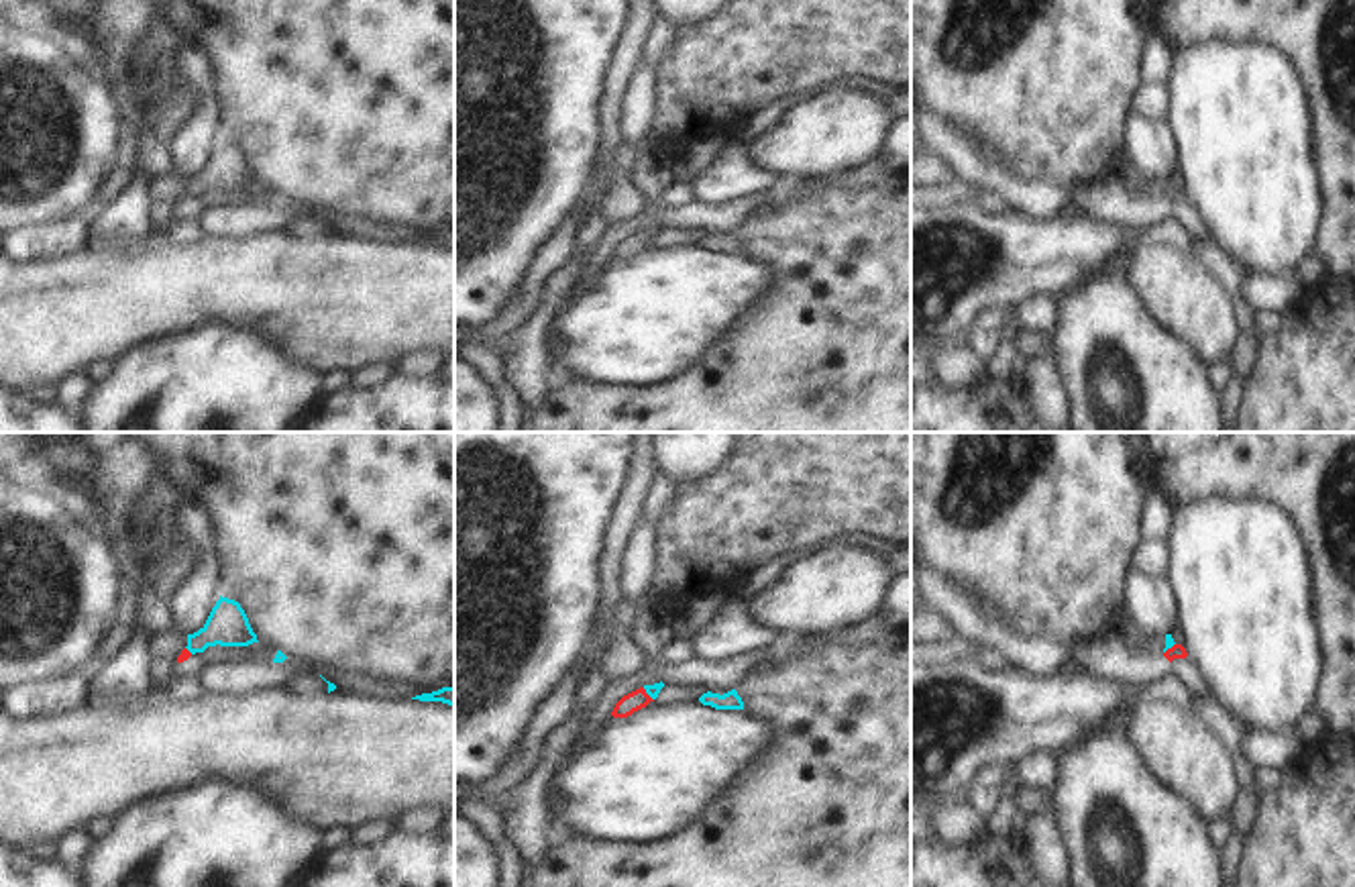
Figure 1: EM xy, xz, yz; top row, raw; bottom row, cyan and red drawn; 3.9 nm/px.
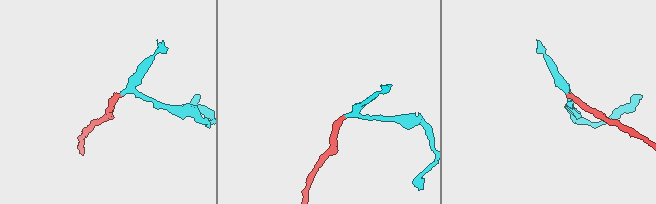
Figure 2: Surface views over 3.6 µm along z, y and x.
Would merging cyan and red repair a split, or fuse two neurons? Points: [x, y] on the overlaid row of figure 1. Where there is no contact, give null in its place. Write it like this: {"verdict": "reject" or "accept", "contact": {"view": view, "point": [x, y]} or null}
{"verdict": "accept", "contact": {"view": "xz", "point": [646, 692]}}

